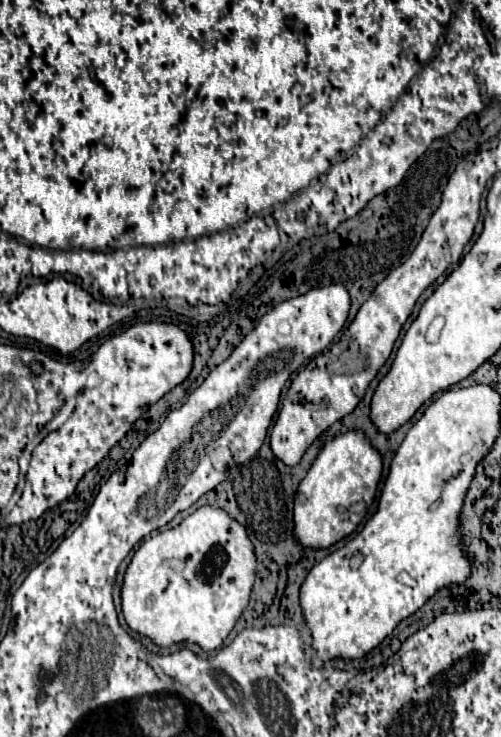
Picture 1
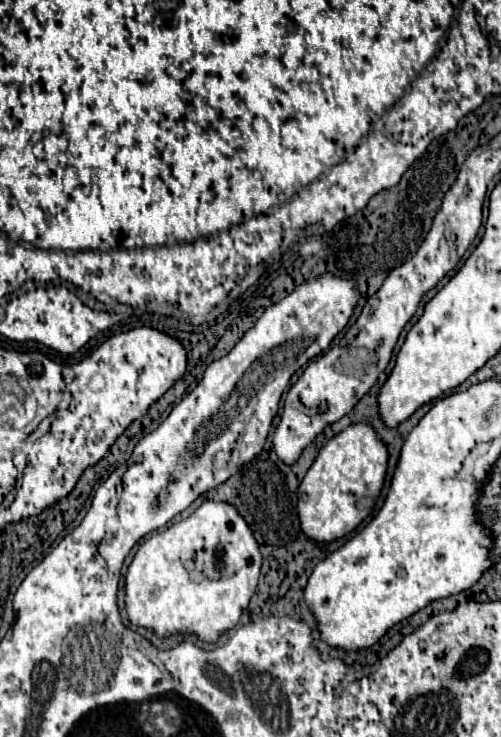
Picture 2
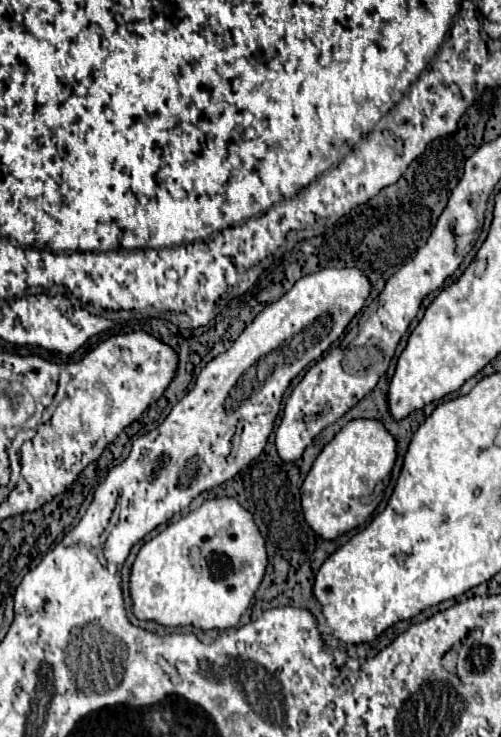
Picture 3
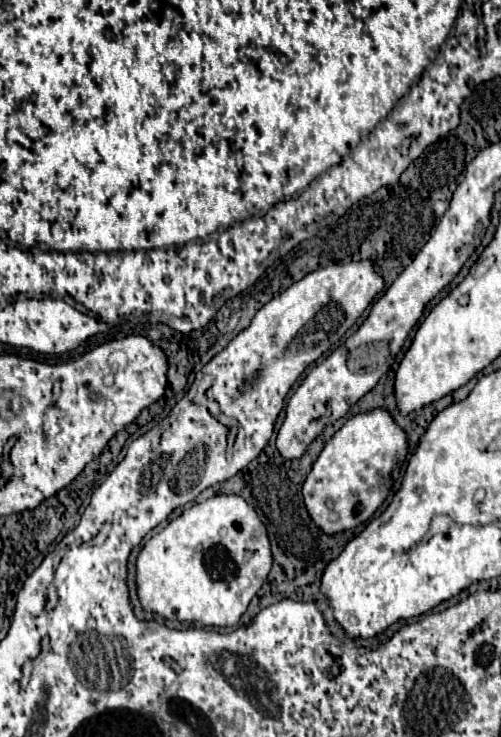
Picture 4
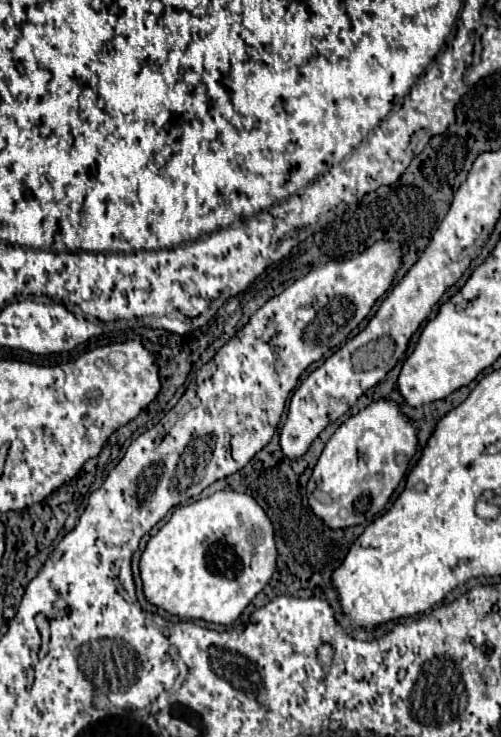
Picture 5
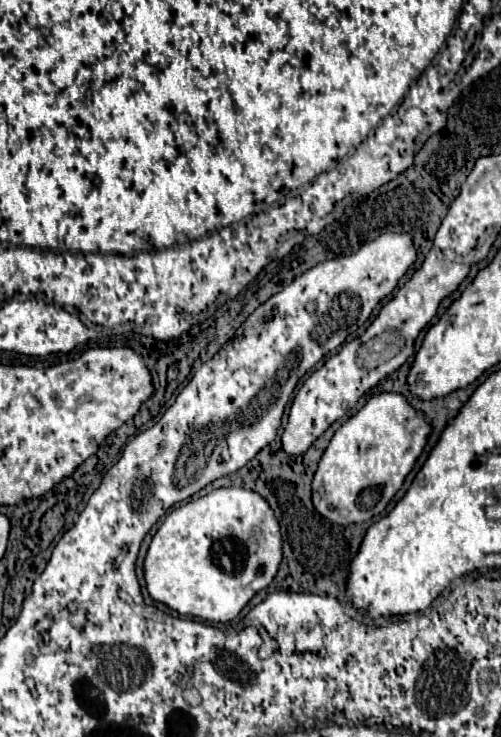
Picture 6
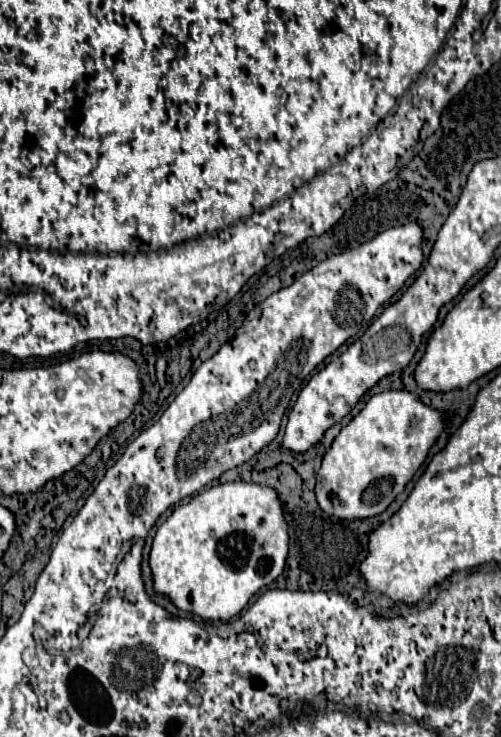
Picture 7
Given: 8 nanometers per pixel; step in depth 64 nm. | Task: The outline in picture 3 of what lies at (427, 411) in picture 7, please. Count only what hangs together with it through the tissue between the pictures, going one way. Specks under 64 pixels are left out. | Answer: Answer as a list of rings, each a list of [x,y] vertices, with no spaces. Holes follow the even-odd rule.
[[[378,420],[348,422],[318,454],[302,488],[306,524],[324,540],[334,540],[364,524],[384,496],[396,460],[396,440]]]

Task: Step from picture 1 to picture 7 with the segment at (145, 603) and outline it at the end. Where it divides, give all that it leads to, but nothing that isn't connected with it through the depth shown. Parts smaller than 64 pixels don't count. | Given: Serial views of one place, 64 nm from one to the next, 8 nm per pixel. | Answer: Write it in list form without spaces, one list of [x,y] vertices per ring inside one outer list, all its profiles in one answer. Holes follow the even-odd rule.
[[[228,482],[212,486],[194,496],[188,504],[174,508],[154,536],[148,564],[152,570],[154,592],[168,596],[178,610],[192,612],[204,620],[228,622],[240,614],[240,610],[260,588],[280,576],[286,556],[288,526],[276,490],[262,488],[252,482]]]

